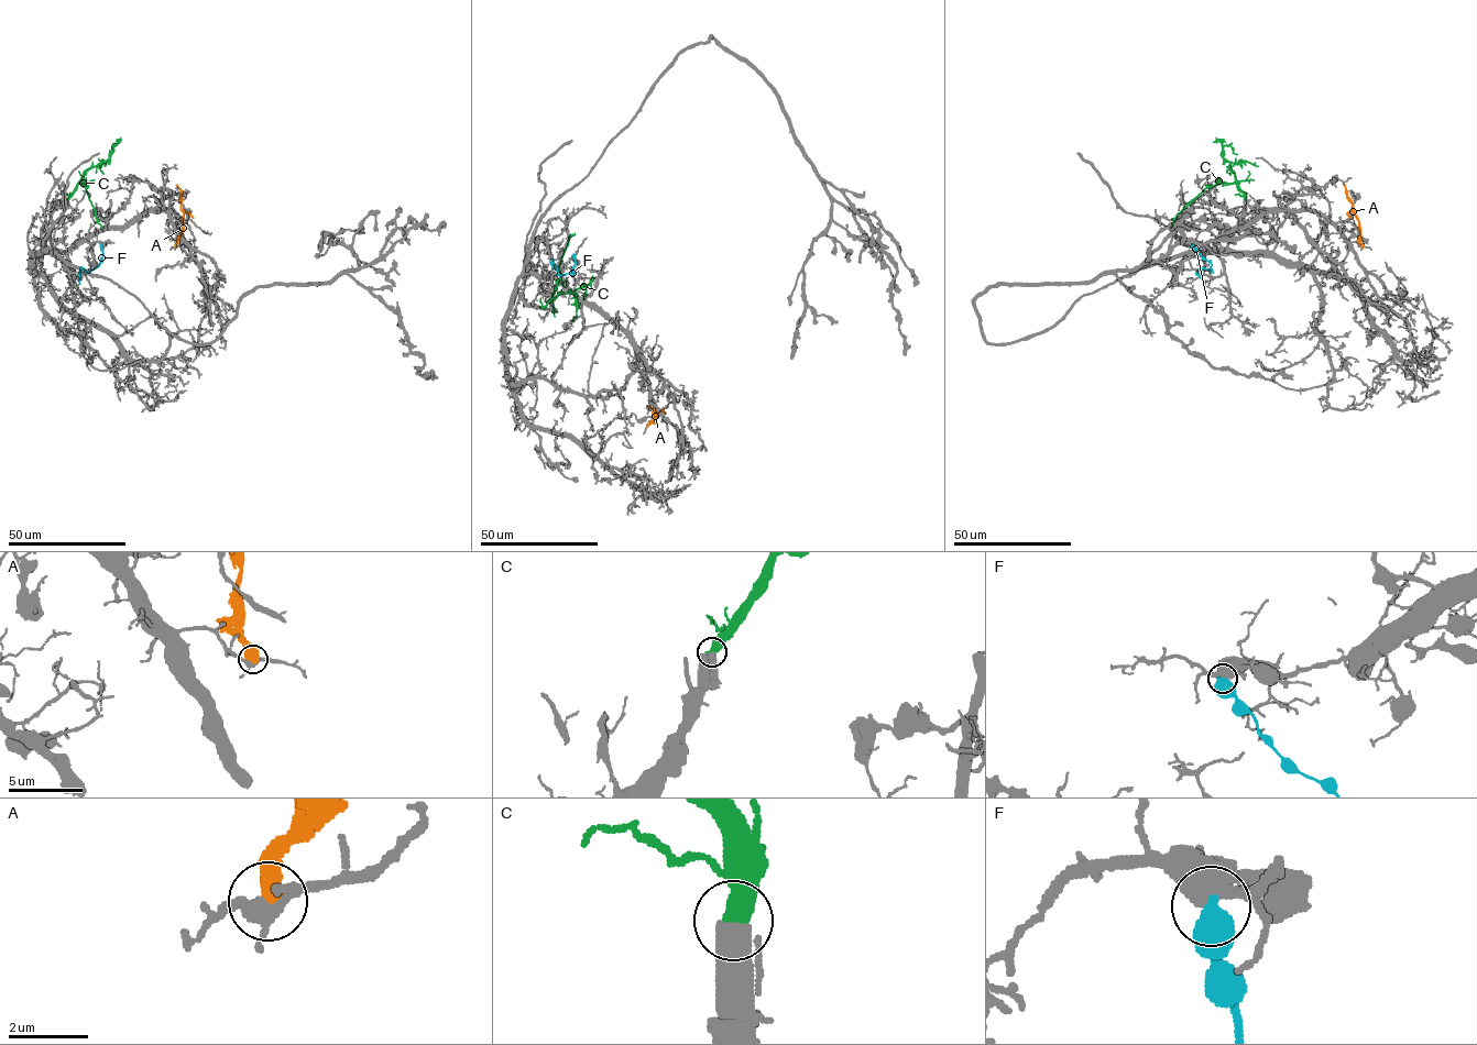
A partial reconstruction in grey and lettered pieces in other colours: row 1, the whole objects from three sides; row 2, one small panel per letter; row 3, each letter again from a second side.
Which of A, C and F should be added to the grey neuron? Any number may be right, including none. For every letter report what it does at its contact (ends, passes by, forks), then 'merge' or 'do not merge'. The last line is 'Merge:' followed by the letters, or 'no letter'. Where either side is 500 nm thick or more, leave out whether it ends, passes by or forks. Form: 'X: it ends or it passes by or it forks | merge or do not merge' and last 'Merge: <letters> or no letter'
A: do not merge
C: merge
F: do not merge
Merge: C

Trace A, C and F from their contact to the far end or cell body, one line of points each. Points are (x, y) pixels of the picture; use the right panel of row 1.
A: (1363, 246), (1357, 217), (1344, 185)
C: (1245, 199), (1245, 194), (1234, 183), (1211, 185), (1177, 216), (1170, 228)
F: (1192, 244), (1211, 265), (1213, 272), (1203, 268), (1197, 273), (1205, 284)

